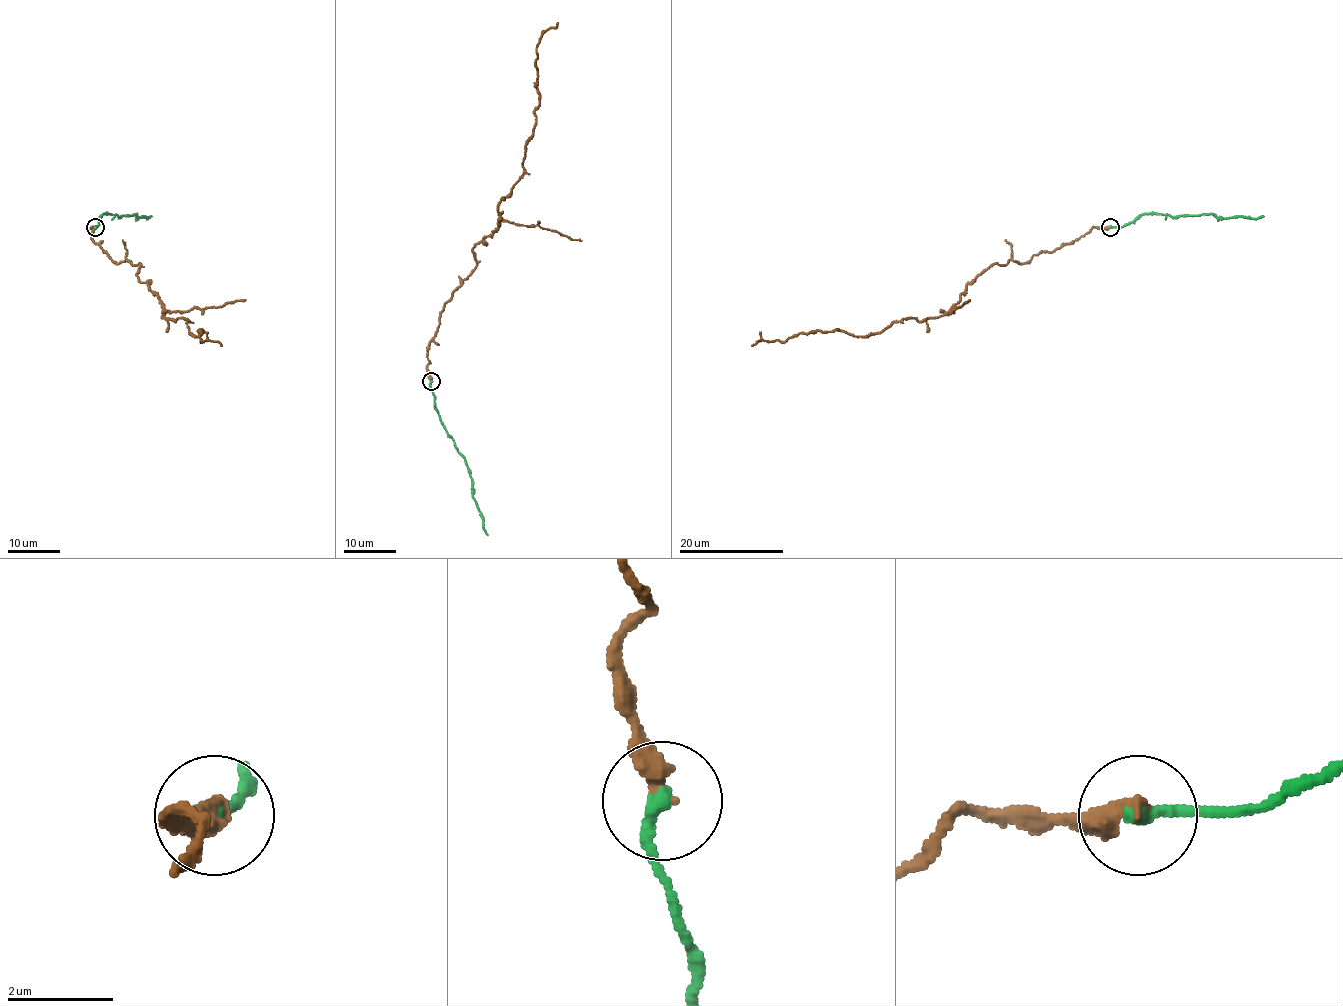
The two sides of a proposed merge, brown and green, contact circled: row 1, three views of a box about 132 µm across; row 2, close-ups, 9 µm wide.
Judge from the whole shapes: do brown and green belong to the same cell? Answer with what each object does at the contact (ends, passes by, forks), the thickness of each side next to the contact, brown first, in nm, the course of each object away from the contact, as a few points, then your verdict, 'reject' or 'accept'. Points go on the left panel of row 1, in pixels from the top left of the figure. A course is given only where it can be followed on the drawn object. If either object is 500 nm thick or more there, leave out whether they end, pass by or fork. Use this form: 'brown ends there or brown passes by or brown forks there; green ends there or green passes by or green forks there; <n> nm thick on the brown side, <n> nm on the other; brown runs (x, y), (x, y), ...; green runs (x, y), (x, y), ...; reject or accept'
brown ends there; green ends there; 440 nm thick on the brown side, 280 nm on the other; brown runs (95, 227), (115, 263), (141, 265), (163, 318), (185, 318), (190, 333), (221, 345); green runs (95, 227), (103, 214), (117, 216), (136, 214), (137, 218), (147, 219), (151, 215); reject

